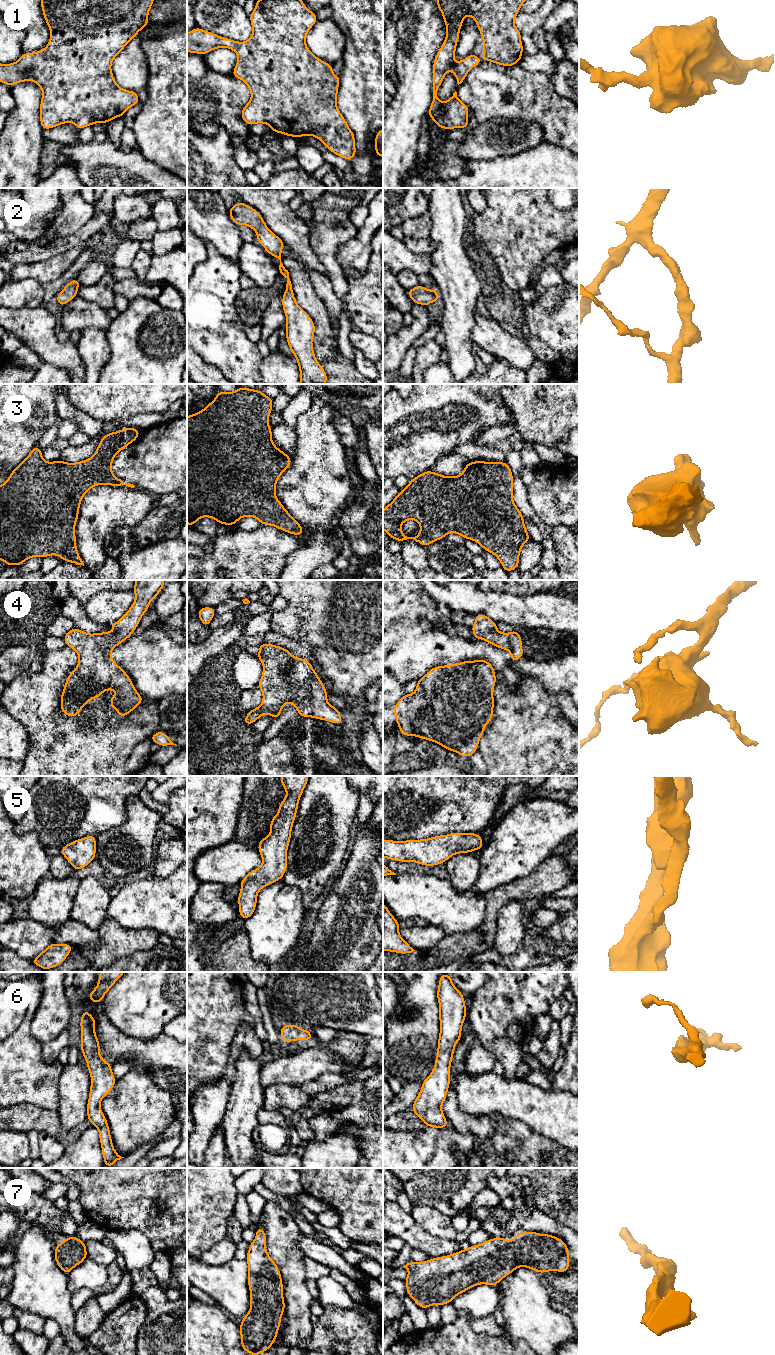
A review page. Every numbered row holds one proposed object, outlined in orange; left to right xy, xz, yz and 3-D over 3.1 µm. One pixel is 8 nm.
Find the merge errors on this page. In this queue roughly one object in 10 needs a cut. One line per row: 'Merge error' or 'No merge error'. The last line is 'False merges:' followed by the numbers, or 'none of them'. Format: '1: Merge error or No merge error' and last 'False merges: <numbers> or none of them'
1: No merge error
2: No merge error
3: No merge error
4: No merge error
5: No merge error
6: No merge error
7: No merge error
False merges: none of them

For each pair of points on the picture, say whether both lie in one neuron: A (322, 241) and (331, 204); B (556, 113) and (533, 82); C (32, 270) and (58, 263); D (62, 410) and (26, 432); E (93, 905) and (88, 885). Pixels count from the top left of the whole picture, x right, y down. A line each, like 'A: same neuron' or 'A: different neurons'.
A: same neuron
B: same neuron
C: same neuron
D: different neurons
E: same neuron

